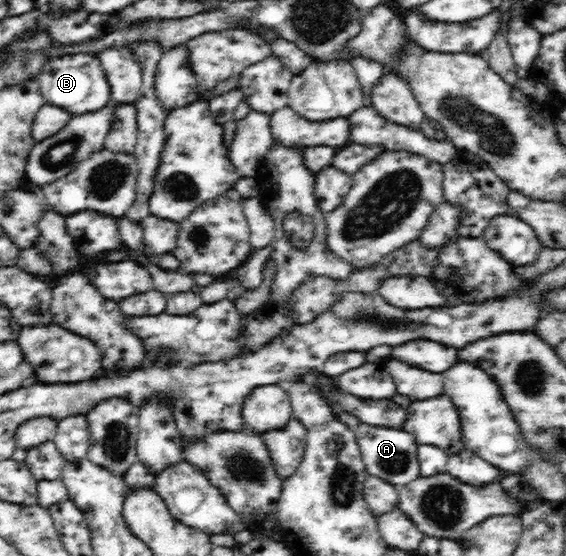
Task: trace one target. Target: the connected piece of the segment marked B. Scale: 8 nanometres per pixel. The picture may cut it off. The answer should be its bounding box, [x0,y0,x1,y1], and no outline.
[37,54,112,116]

